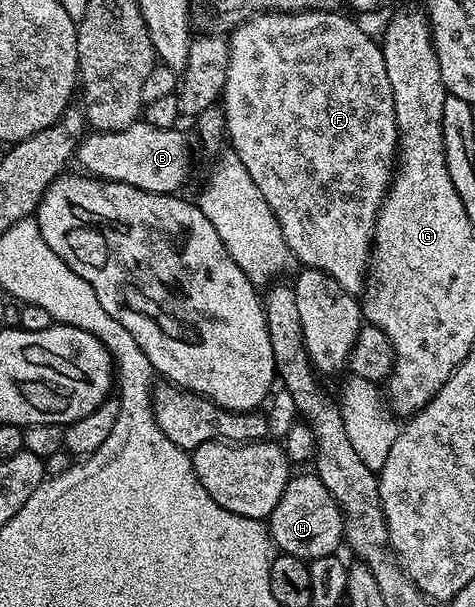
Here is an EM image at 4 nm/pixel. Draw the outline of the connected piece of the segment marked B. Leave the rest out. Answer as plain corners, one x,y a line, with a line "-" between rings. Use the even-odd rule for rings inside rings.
140,119
116,133
92,132
79,143
78,168
92,177
129,183
141,191
178,194
191,173
191,145
181,129
153,127

